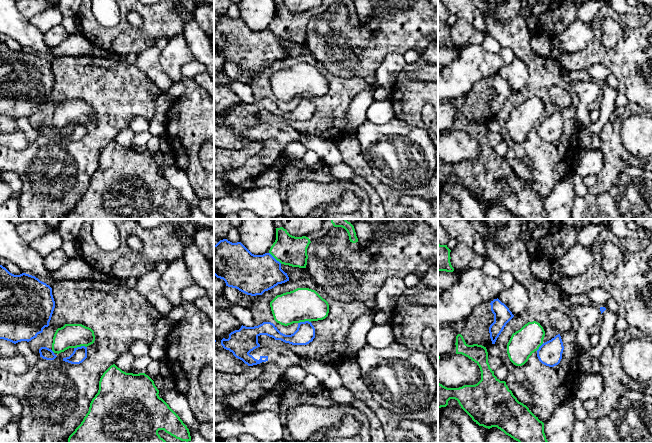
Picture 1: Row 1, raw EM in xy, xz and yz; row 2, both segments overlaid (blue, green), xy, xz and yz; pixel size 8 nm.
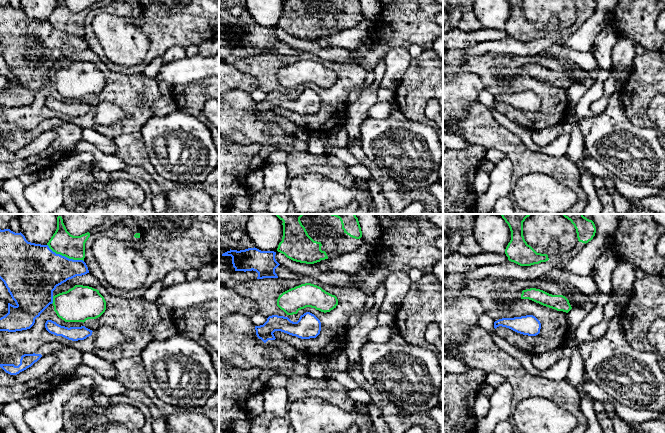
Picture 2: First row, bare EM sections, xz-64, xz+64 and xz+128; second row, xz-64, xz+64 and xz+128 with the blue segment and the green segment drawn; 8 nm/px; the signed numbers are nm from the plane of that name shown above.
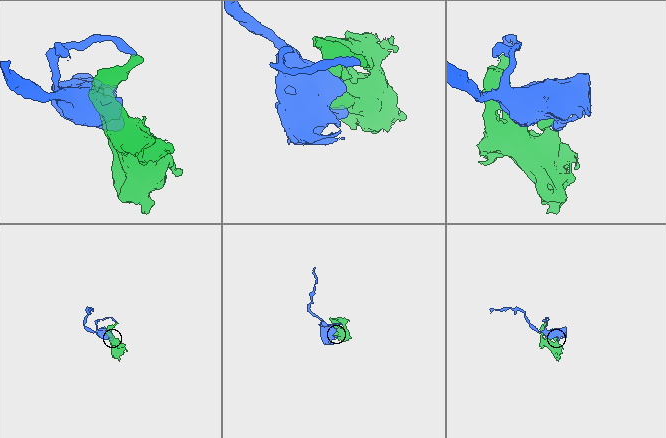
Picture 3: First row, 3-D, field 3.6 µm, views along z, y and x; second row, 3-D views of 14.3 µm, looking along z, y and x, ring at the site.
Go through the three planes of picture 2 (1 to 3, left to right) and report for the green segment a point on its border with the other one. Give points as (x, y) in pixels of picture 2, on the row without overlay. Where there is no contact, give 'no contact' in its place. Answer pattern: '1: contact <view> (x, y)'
1: contact xz-64 (64, 32)
2: no contact
3: no contact

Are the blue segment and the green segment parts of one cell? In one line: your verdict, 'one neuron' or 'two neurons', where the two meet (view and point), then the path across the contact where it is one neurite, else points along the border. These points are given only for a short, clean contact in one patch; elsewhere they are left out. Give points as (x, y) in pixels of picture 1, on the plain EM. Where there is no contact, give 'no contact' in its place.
two neurons; meets blue in xy at (81, 122)

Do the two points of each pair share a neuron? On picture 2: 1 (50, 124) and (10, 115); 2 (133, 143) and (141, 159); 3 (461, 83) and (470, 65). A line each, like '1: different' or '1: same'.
1: different
2: same
3: different

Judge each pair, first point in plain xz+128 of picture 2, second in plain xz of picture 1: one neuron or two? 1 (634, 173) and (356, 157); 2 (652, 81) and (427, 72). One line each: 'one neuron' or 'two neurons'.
1: two neurons
2: two neurons

